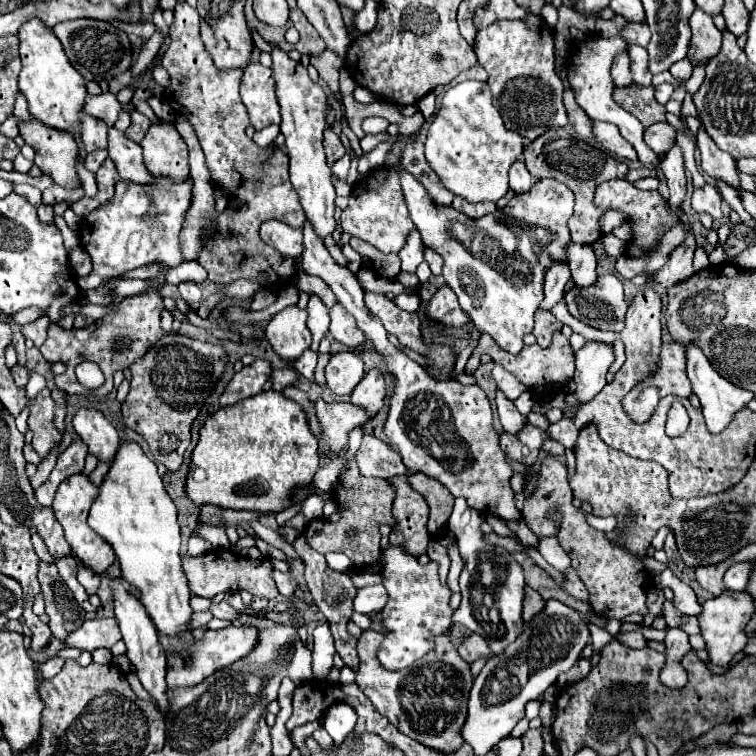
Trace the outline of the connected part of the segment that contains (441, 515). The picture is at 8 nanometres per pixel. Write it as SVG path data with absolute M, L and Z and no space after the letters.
M417 472L409 476L409 484L415 492L423 494L427 506L429 506L429 520L427 520L427 532L431 536L431 540L439 540L443 536L443 528L449 522L449 514L451 514L451 506L453 506L453 496L449 494L449 490L437 482L435 478Z

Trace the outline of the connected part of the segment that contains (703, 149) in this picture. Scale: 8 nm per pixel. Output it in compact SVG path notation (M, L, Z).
M703 124L697 132L697 146L699 146L699 152L701 152L701 168L705 170L705 174L711 176L711 178L721 178L737 190L739 178L737 178L737 170L735 170L737 168L735 160L727 152L717 148L717 144L705 132Z

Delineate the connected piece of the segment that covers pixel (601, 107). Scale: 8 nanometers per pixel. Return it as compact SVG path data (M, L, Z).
M599 34L589 36L586 42L578 43L574 46L572 53L567 60L567 80L569 80L569 86L571 90L575 92L575 100L577 104L587 112L589 118L593 120L603 120L603 122L611 122L619 128L621 136L625 140L629 140L633 144L633 148L637 150L637 156L643 164L655 164L659 166L659 158L657 154L645 146L643 142L643 126L641 122L627 110L623 110L615 98L613 98L613 90L615 90L615 82L611 78L611 66L613 66L613 60L615 56L627 52L627 44L621 36L611 36L611 38L603 38Z

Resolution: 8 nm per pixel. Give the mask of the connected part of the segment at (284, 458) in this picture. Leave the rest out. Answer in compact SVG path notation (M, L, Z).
M263 390L255 396L243 398L233 406L219 408L213 416L205 420L199 430L199 442L191 454L191 468L201 468L205 472L203 480L187 478L185 494L197 506L215 504L219 508L231 510L251 510L251 512L281 512L287 508L291 490L313 480L319 468L317 436L309 428L307 414L303 406L285 398L277 390Z

